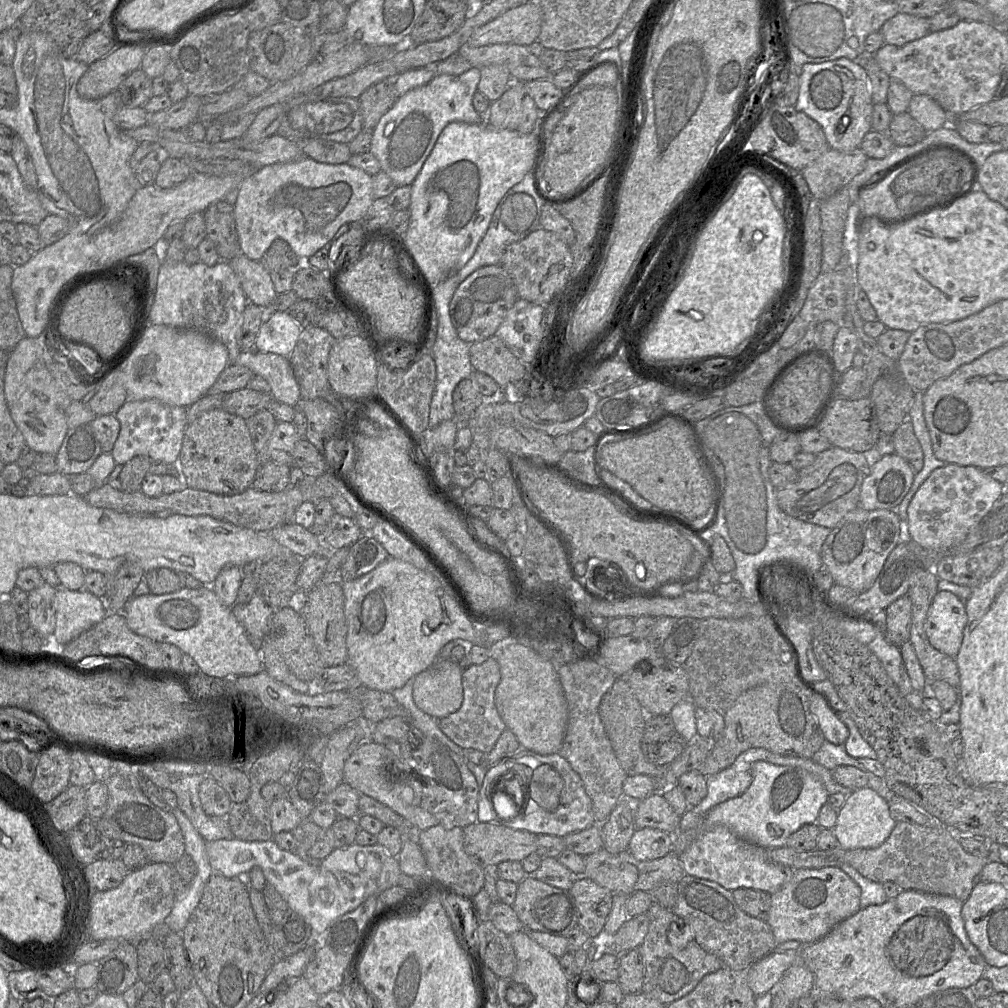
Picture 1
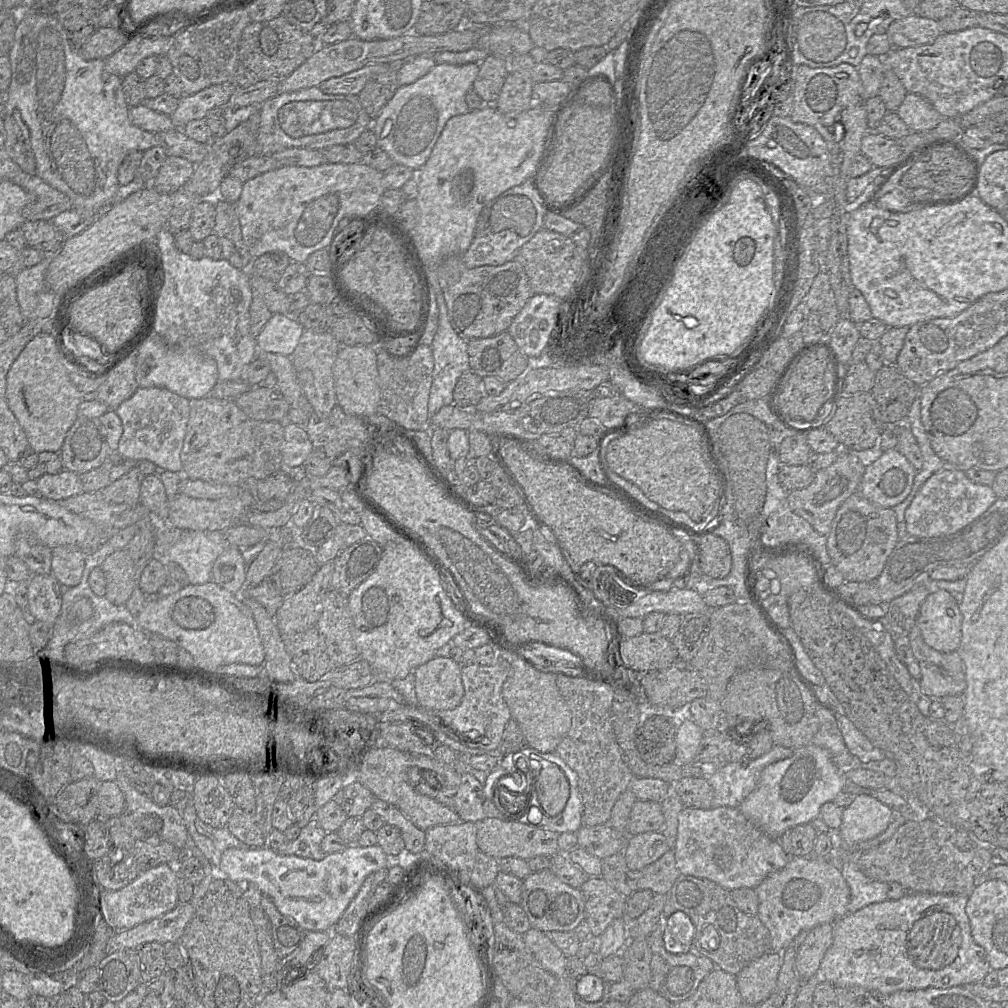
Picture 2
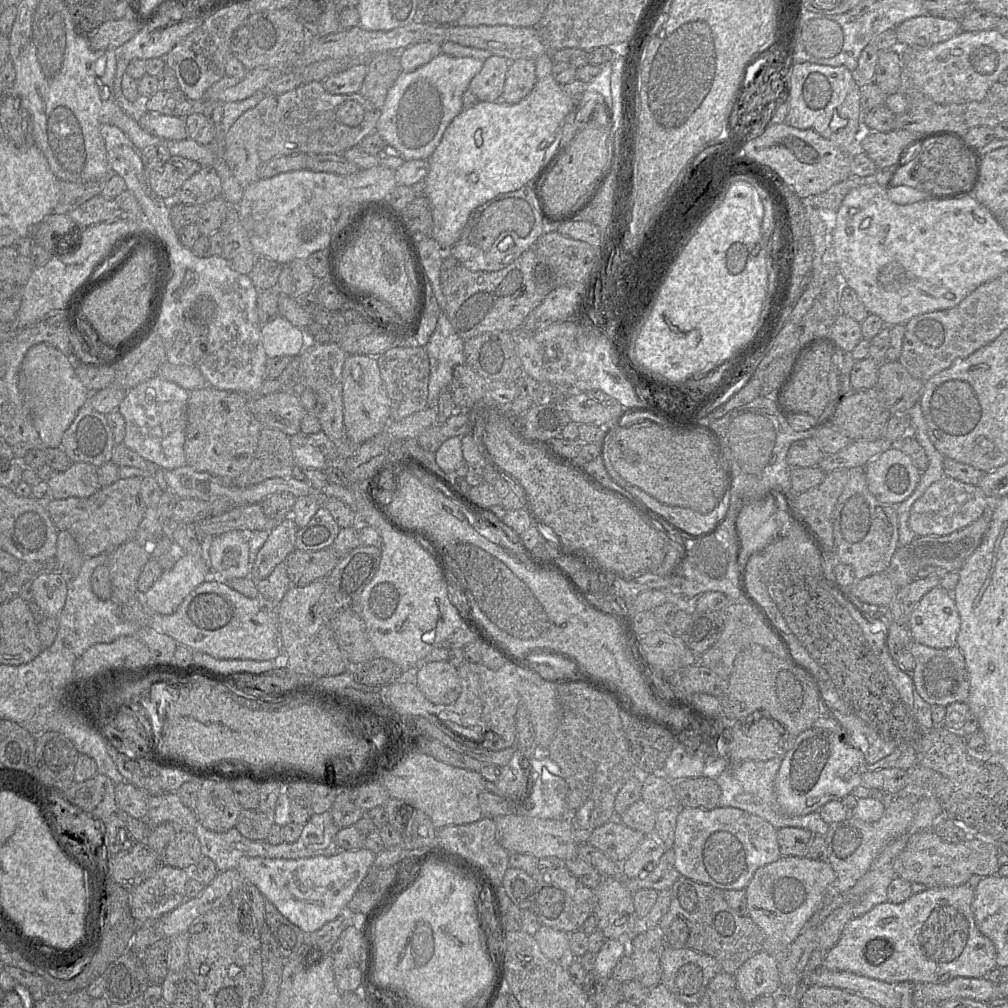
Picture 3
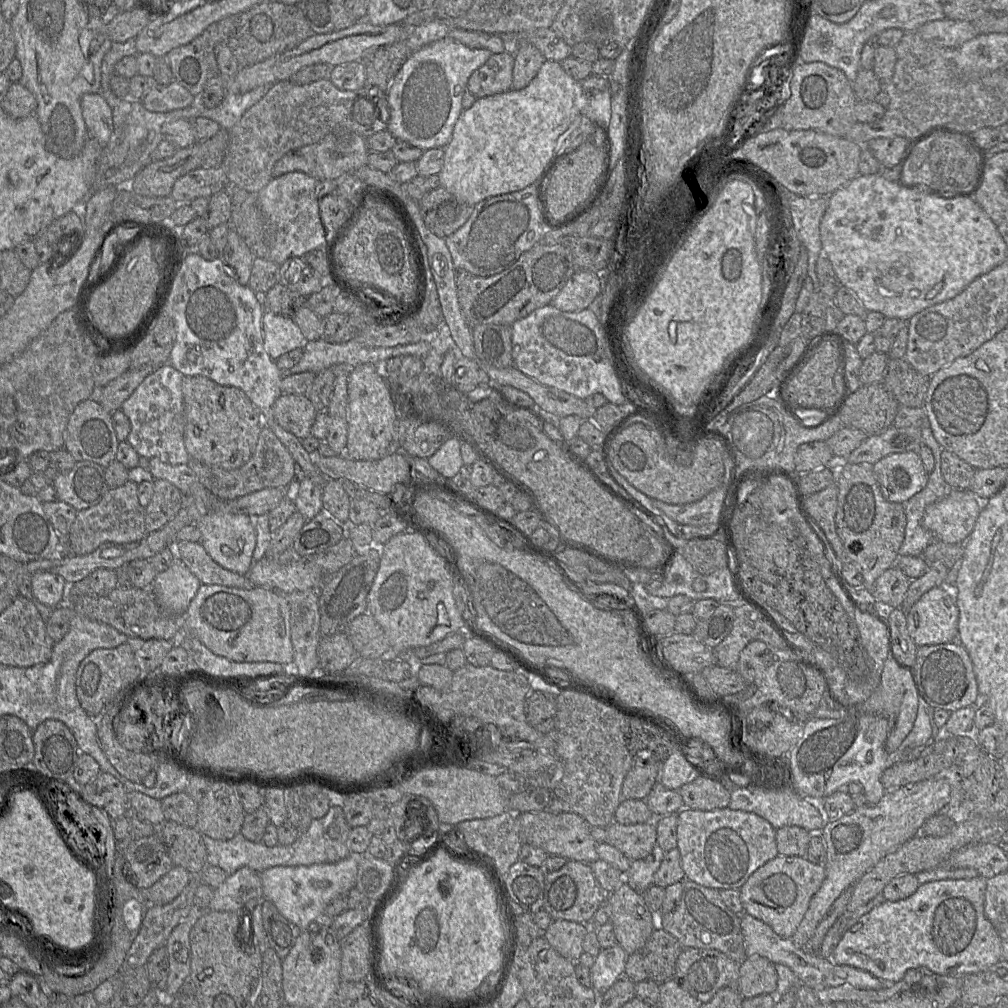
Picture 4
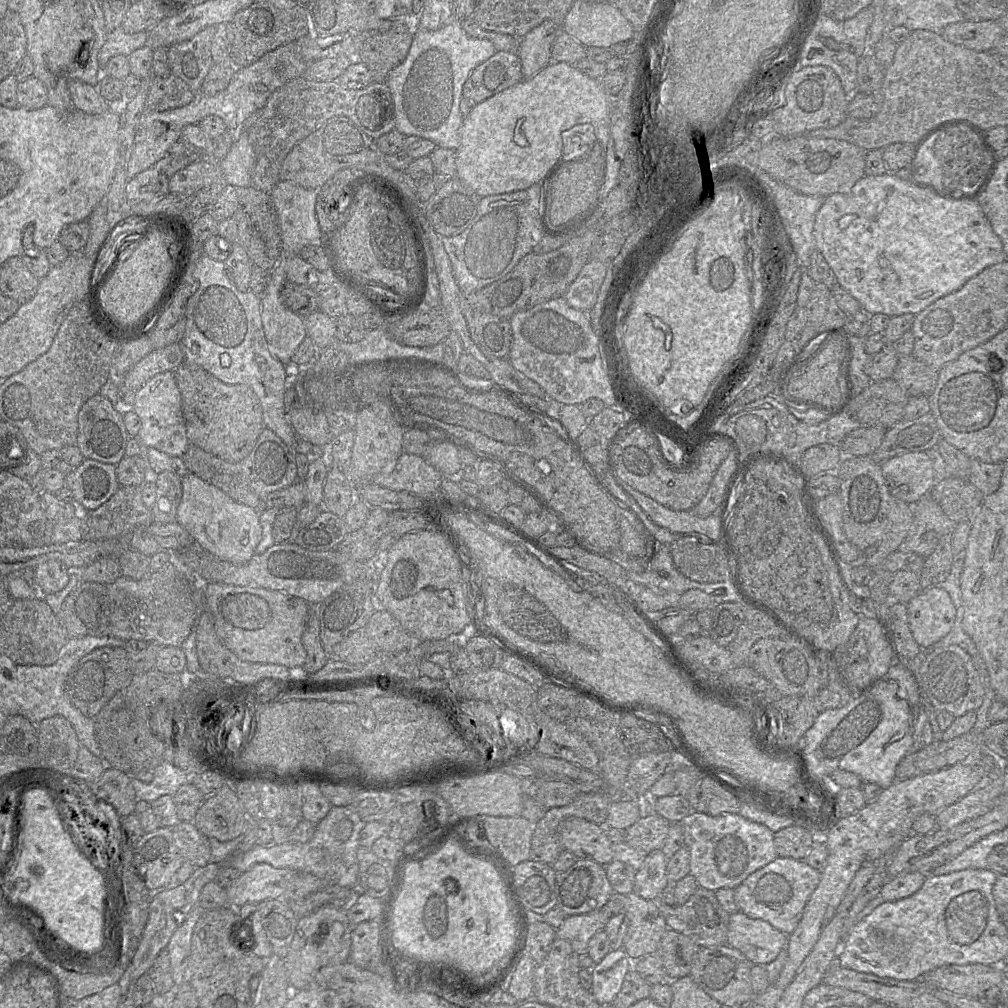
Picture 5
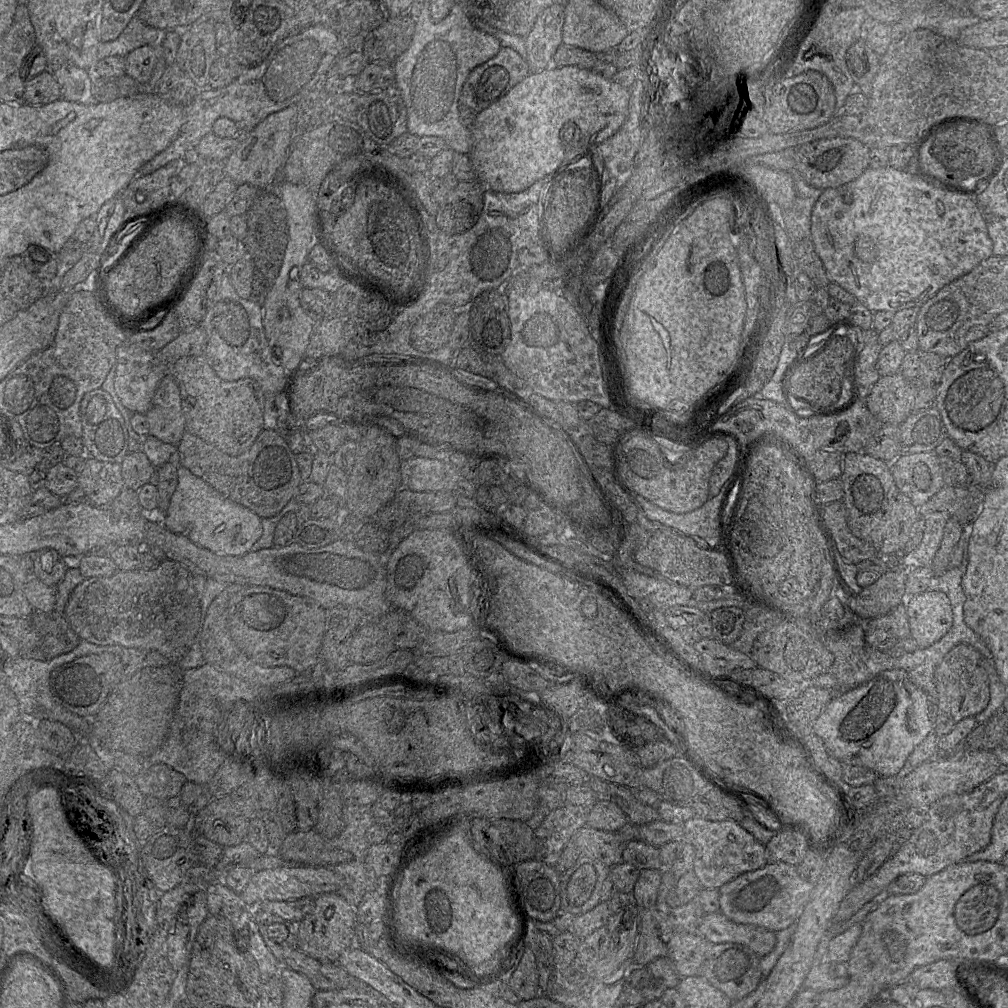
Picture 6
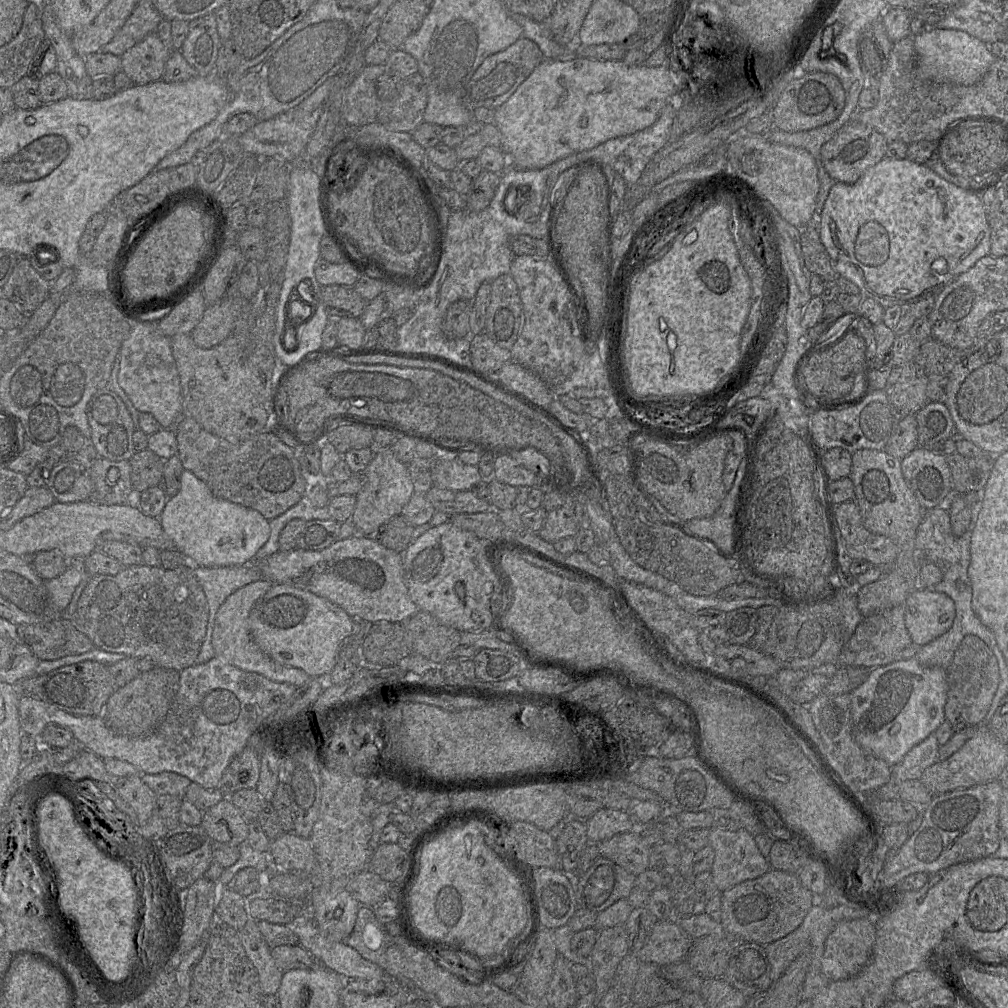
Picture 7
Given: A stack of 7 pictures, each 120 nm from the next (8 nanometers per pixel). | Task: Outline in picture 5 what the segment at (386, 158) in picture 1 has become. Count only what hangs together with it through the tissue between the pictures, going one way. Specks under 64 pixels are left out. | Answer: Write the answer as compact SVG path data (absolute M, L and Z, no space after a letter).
M454 20L435 31L416 27L406 59L390 72L386 80L394 104L395 130L452 150L460 145L460 128L464 119L460 102L464 97L464 84L476 66L497 52L491 41L469 36L461 22Z

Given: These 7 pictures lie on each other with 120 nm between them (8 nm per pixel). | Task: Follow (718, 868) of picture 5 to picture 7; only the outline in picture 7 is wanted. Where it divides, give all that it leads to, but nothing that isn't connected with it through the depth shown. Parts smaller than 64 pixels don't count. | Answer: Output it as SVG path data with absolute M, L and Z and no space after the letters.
M712 827L709 829L708 845L712 847L714 852L710 873L719 892L745 880L762 876L770 870L770 864L759 851L753 836L744 829L726 831Z

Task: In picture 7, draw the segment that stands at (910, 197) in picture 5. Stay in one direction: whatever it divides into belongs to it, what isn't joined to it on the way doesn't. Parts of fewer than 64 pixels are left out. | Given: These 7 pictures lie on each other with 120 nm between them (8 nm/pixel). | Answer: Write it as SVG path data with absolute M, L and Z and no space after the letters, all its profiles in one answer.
M884 157L868 168L854 183L835 182L825 200L820 224L820 240L824 245L832 268L838 277L844 277L860 289L863 297L870 297L882 307L910 306L923 298L936 296L953 279L966 272L981 258L990 254L990 226L984 210L981 195L970 189L960 188L935 173L926 164L915 163L907 158L896 160Z

